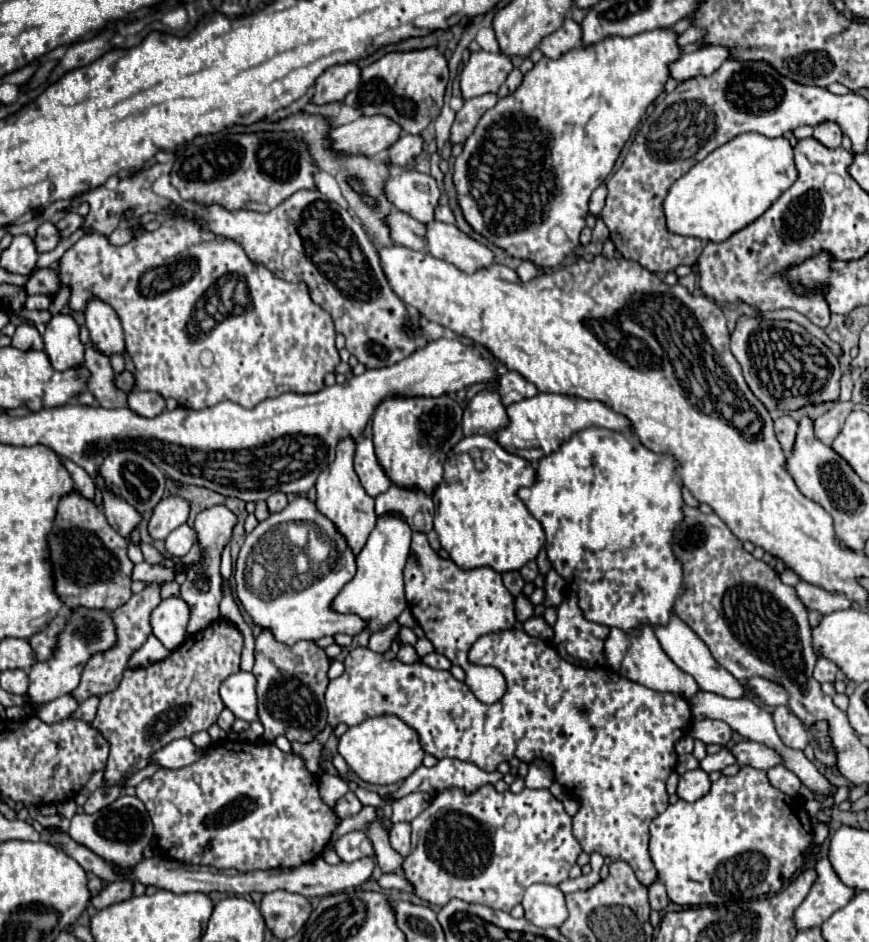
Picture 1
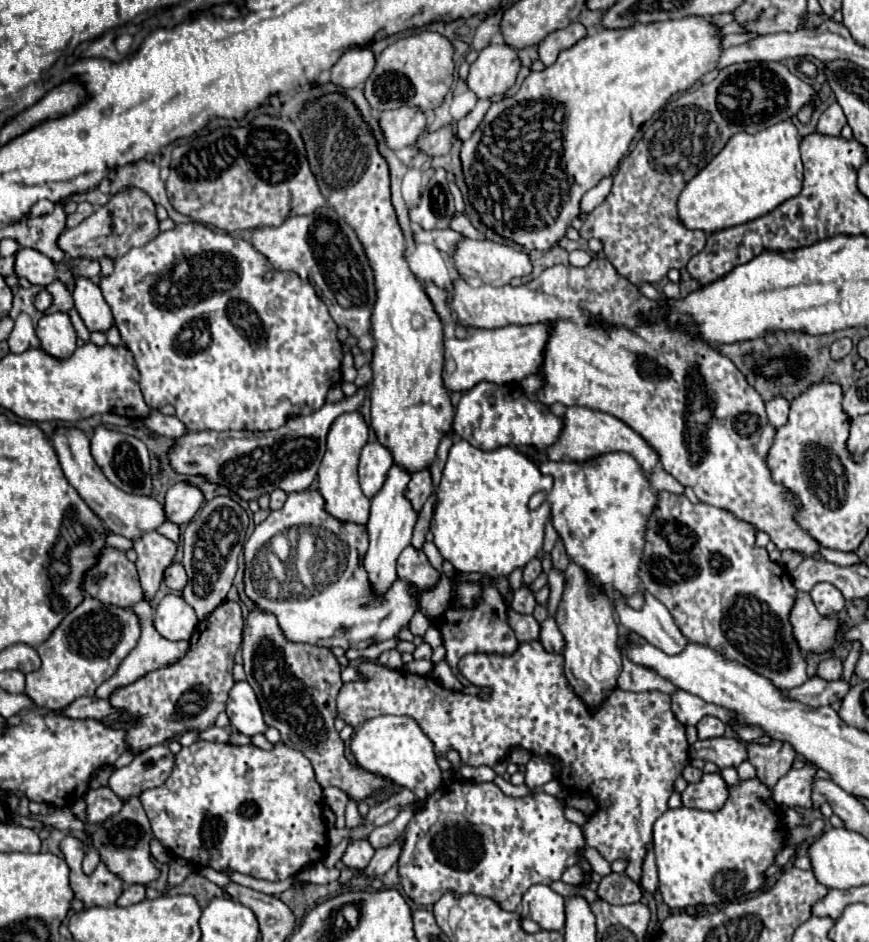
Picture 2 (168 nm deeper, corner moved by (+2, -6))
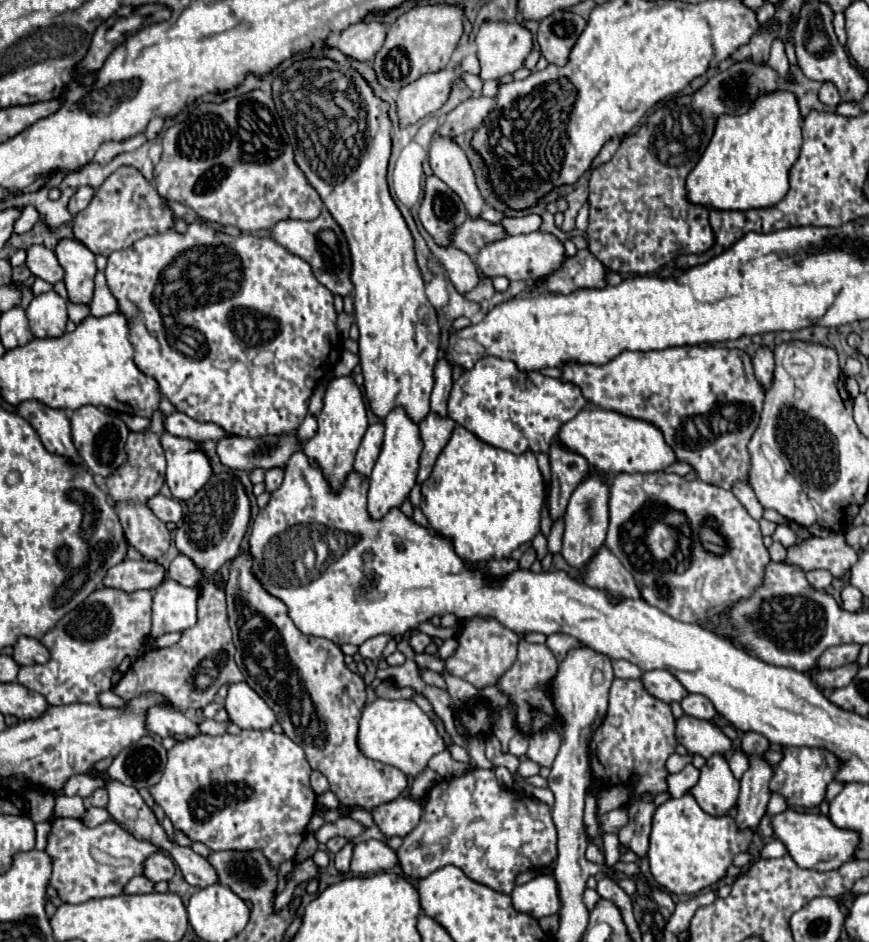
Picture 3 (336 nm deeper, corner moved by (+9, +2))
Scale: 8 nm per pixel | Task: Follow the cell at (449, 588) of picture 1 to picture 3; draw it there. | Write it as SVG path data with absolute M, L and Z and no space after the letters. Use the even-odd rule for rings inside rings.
M476 618L476 620L466 620L462 624L464 624L464 630L458 634L460 646L446 660L446 670L452 676L458 676L458 678L470 682L478 690L482 690L486 686L494 686L498 682L498 678L516 660L516 650L518 650L520 638L510 628L504 628L502 624L498 624L496 620L480 620L480 618Z

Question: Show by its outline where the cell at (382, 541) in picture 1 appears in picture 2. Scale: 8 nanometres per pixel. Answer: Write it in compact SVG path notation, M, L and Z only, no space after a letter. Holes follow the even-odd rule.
M393 464L381 492L371 498L371 516L367 522L369 550L363 558L363 566L365 566L367 578L369 578L369 584L375 592L375 596L383 596L397 582L397 558L411 542L417 512L411 508L409 500L403 496L409 478L411 478L409 472L405 472Z

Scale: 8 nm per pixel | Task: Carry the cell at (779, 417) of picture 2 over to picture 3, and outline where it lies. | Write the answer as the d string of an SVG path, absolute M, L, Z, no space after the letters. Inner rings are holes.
M762 346L754 352L752 356L752 364L754 364L754 374L758 378L758 382L768 388L768 384L772 382L772 372L774 372L774 356L772 350Z

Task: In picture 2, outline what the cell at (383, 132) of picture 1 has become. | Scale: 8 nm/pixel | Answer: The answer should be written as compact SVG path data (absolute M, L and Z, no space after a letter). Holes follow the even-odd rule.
M397 108L391 112L381 112L379 128L385 134L385 144L391 150L405 148L413 144L425 130L427 116L419 108Z

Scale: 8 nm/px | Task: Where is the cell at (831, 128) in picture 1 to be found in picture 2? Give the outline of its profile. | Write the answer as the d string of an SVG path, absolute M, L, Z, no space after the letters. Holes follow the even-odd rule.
M833 102L819 118L817 132L825 136L841 136L841 128L847 124L847 118L837 102Z

